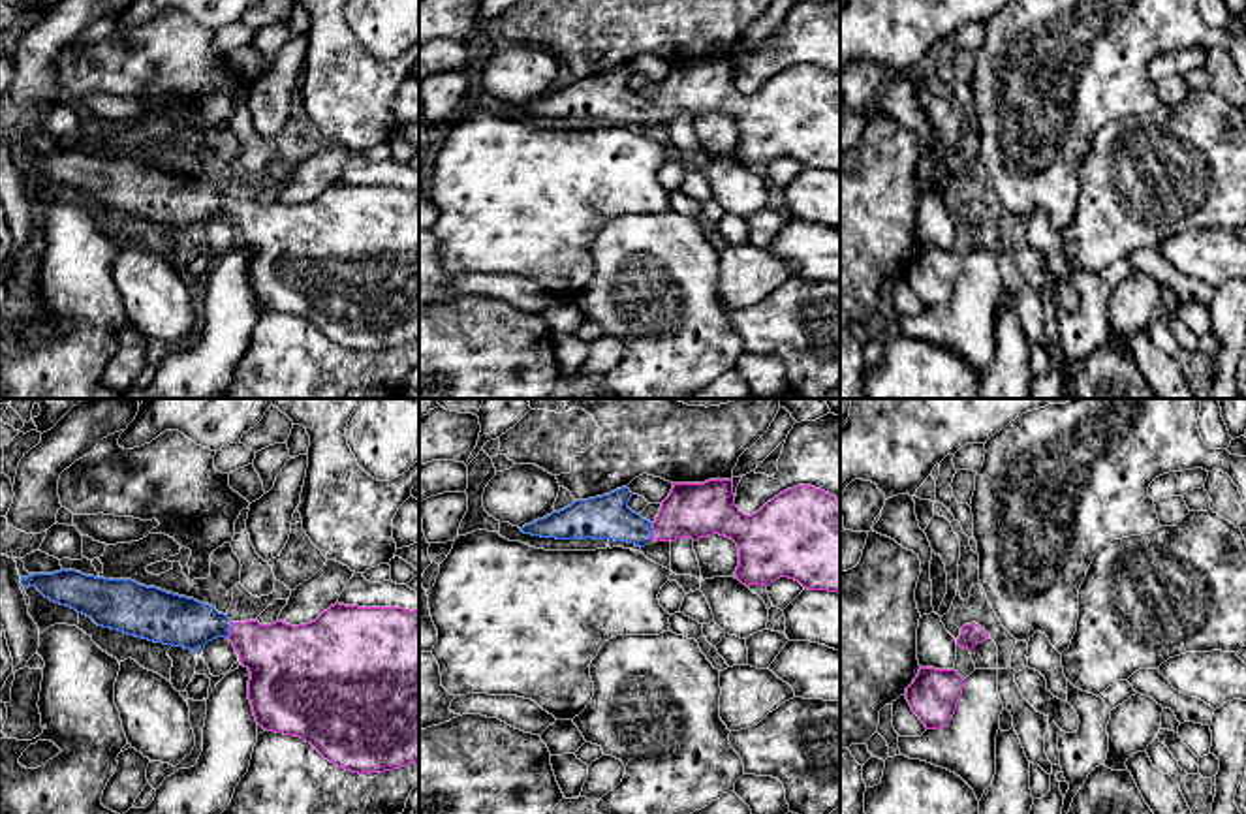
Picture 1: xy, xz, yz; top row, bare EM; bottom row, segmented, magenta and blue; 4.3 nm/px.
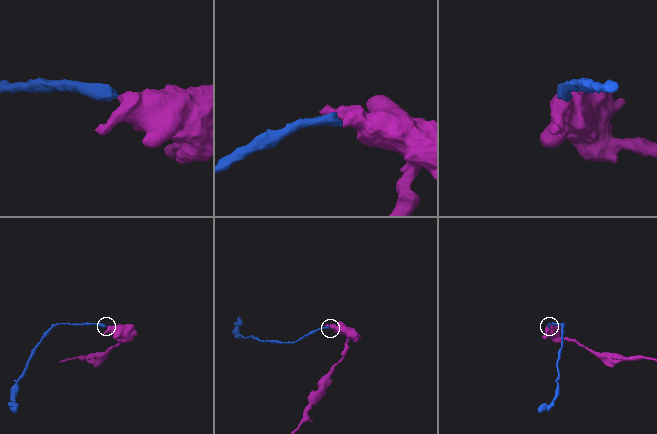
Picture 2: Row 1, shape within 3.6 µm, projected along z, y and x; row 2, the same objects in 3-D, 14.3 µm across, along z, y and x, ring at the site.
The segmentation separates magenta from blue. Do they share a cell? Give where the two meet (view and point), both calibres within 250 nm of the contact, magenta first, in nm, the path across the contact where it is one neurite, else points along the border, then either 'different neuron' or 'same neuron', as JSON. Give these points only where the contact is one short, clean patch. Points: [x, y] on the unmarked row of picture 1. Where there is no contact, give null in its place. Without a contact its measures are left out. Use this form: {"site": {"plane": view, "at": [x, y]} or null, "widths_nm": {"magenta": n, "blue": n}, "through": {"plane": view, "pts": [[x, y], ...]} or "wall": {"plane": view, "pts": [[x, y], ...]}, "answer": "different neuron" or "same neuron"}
{"site": {"plane": "xz", "at": [654, 109]}, "widths_nm": {"magenta": 240, "blue": 190}, "through": {"plane": "xz", "pts": [[692, 89], [668, 106], [654, 109], [636, 109], [604, 96]]}, "answer": "same neuron"}

